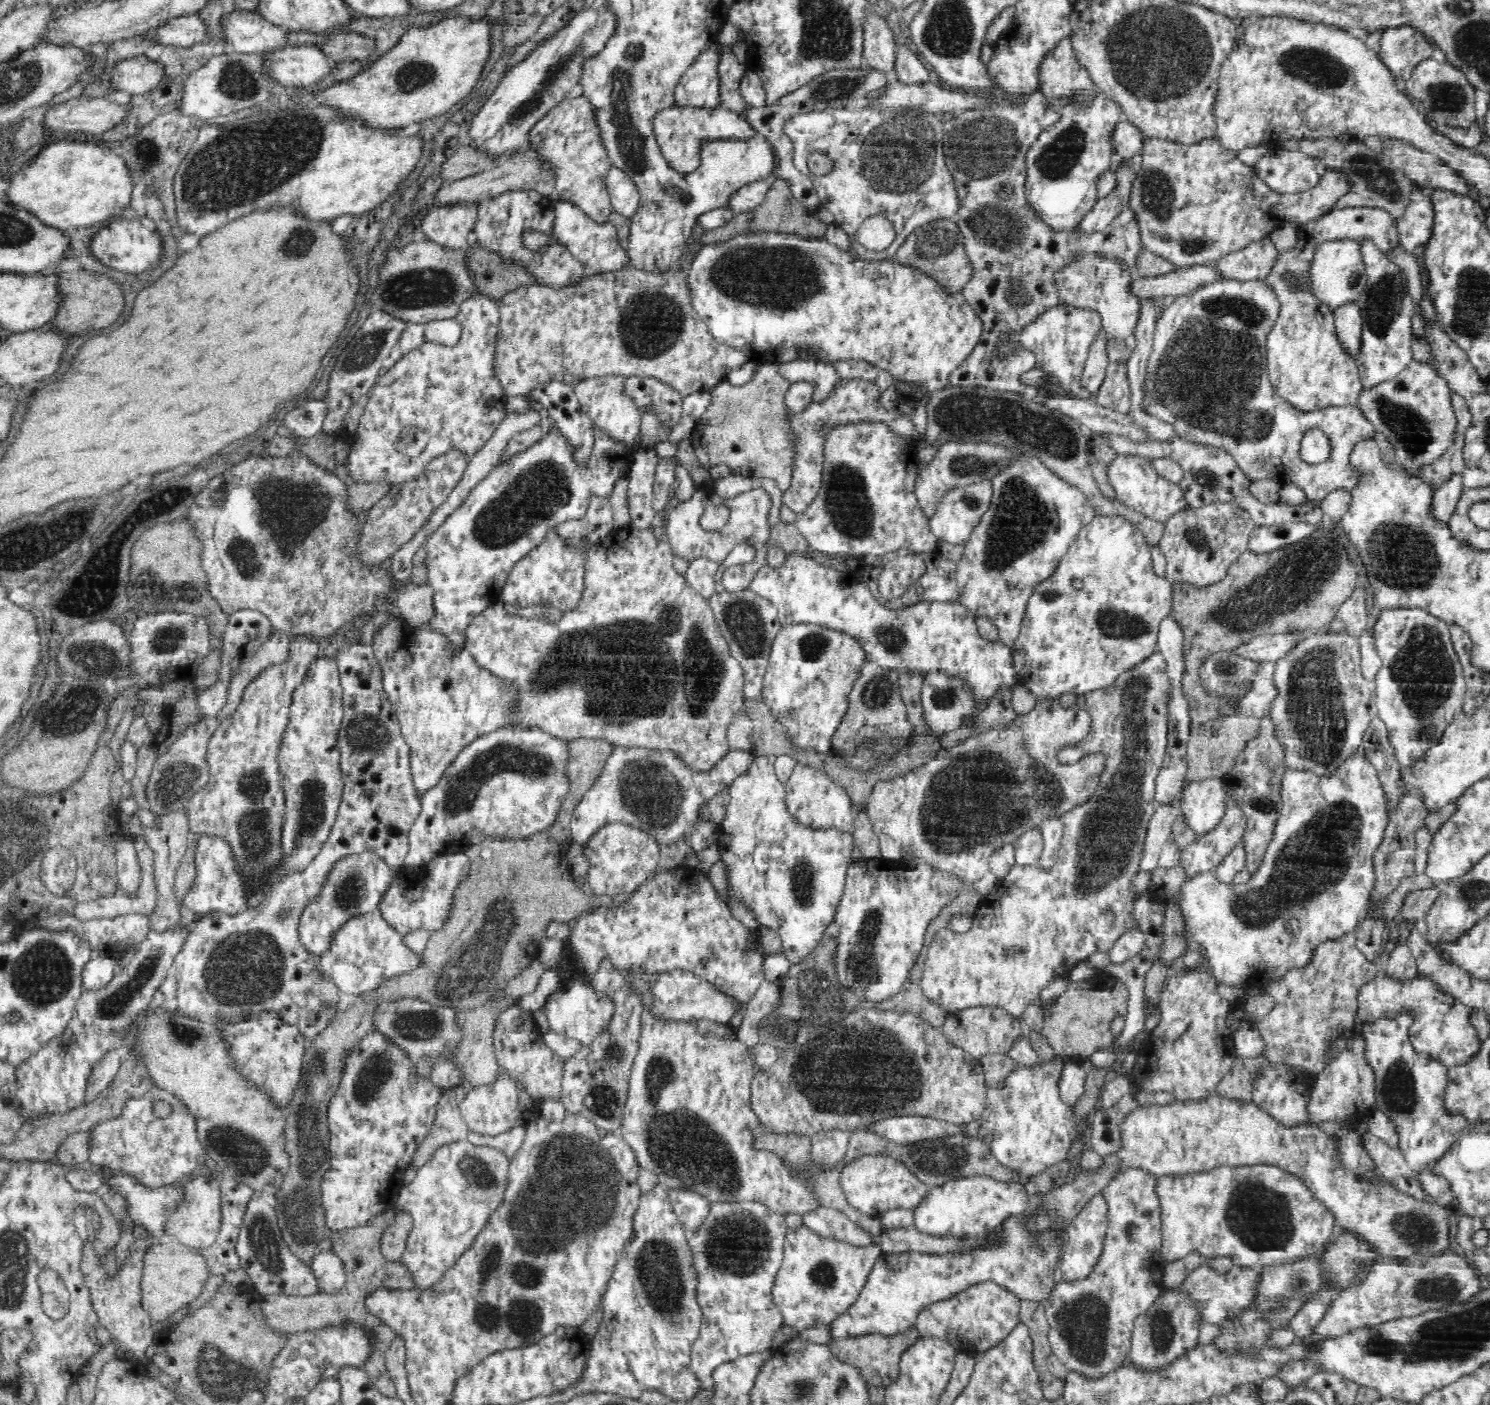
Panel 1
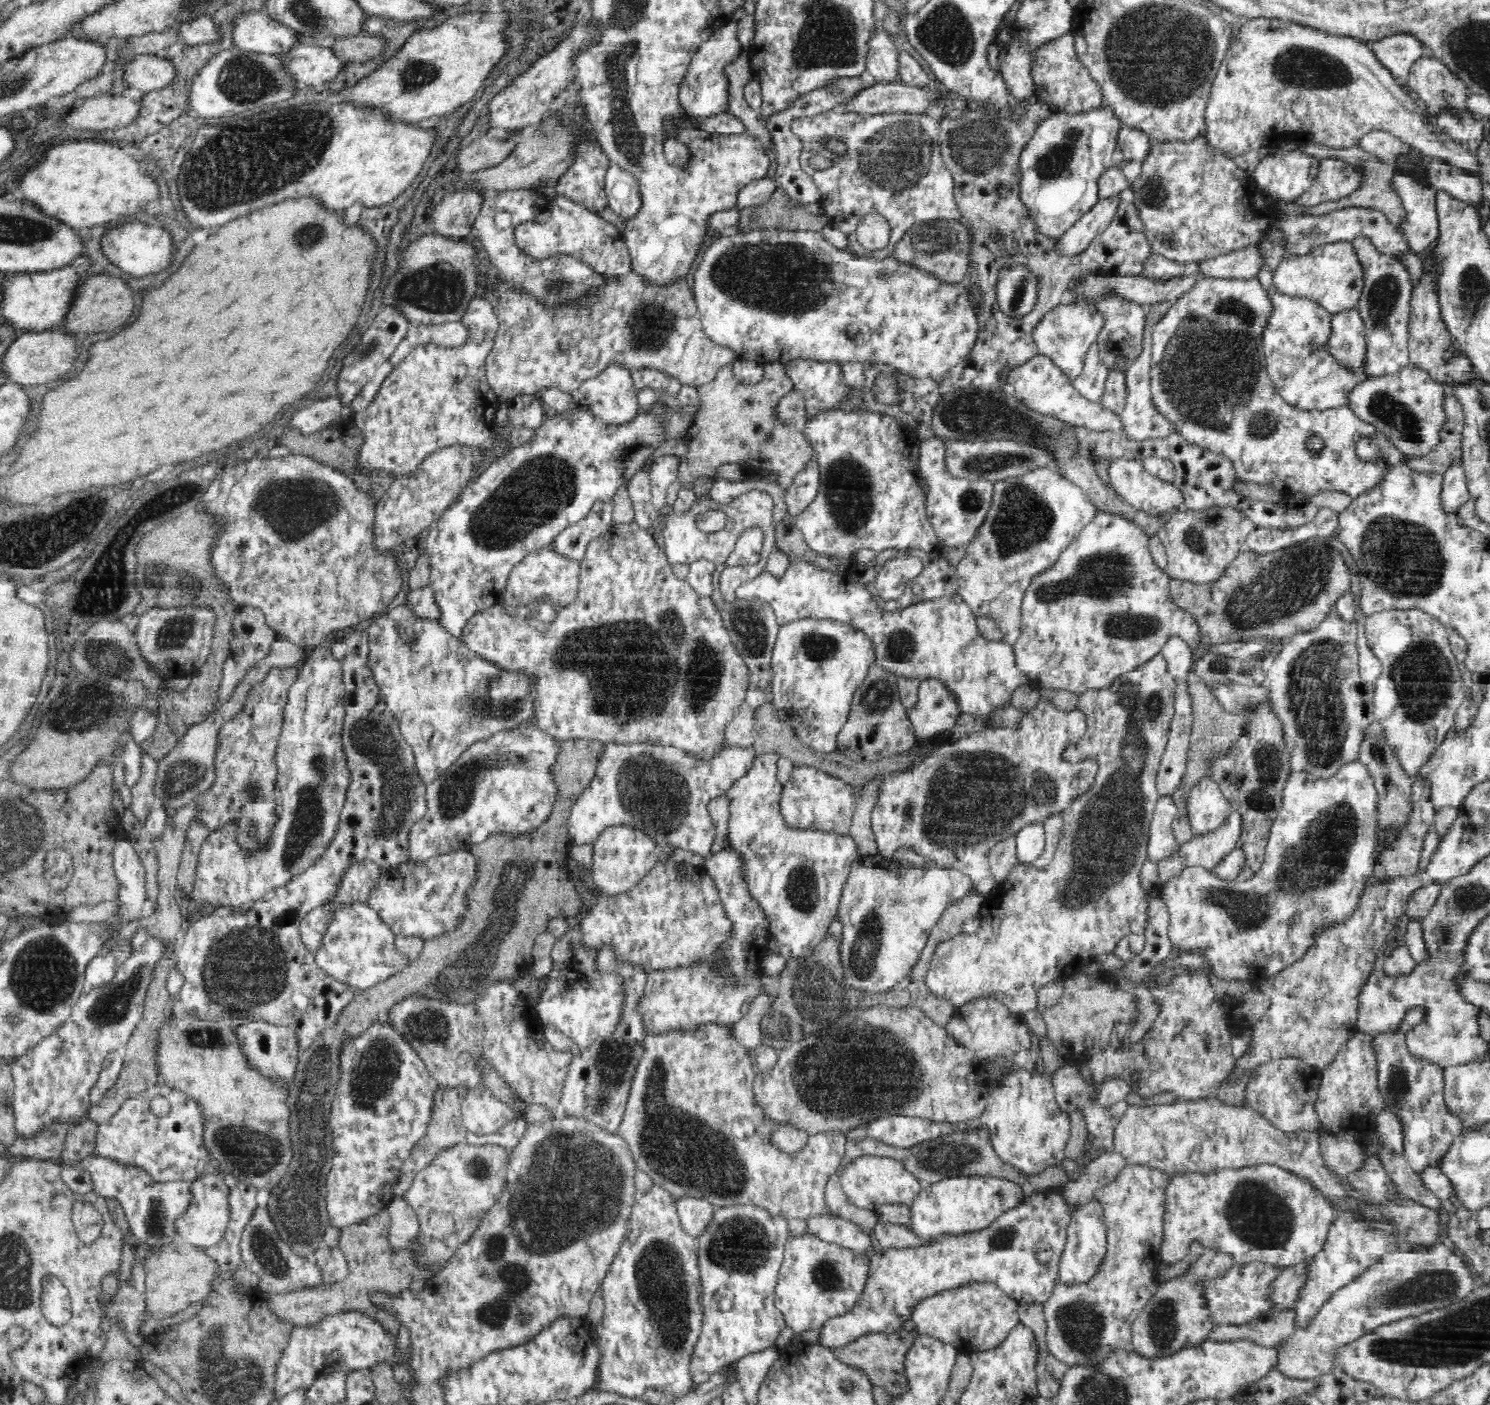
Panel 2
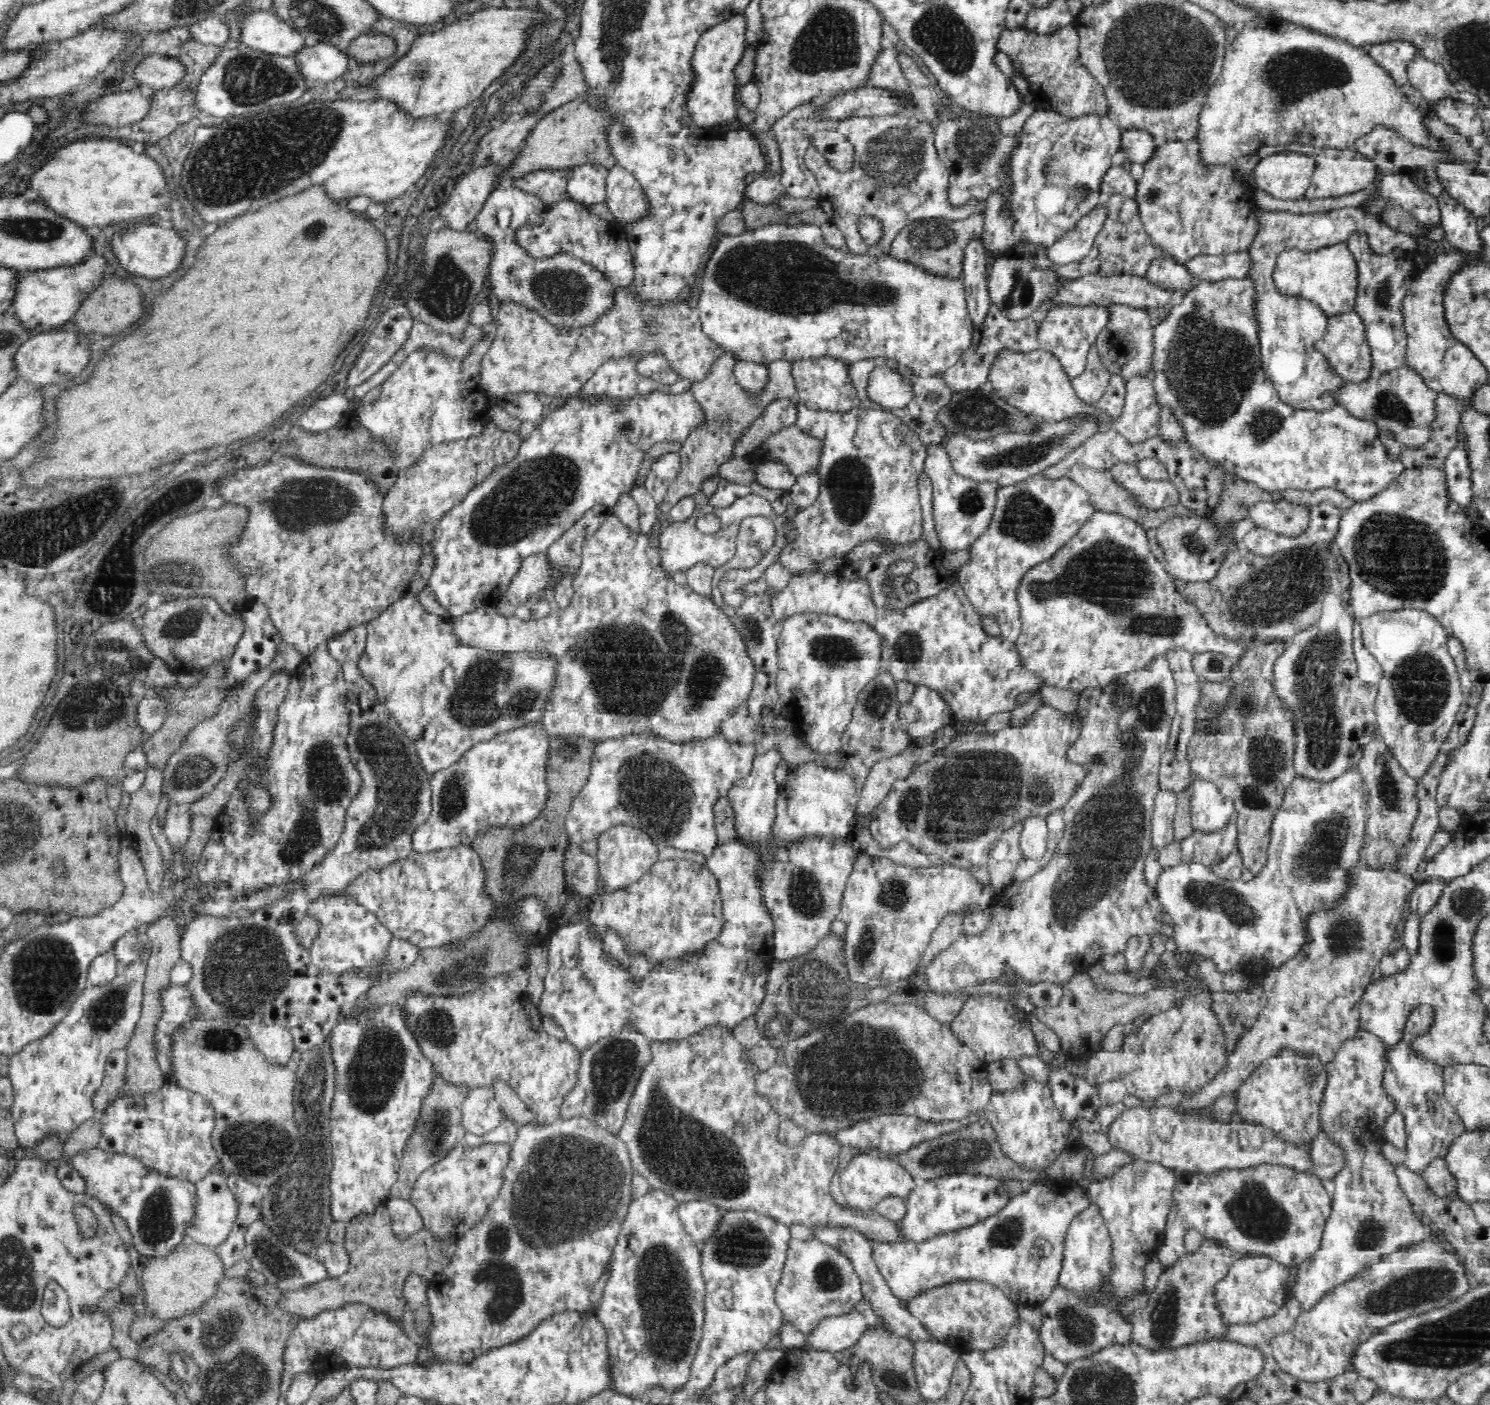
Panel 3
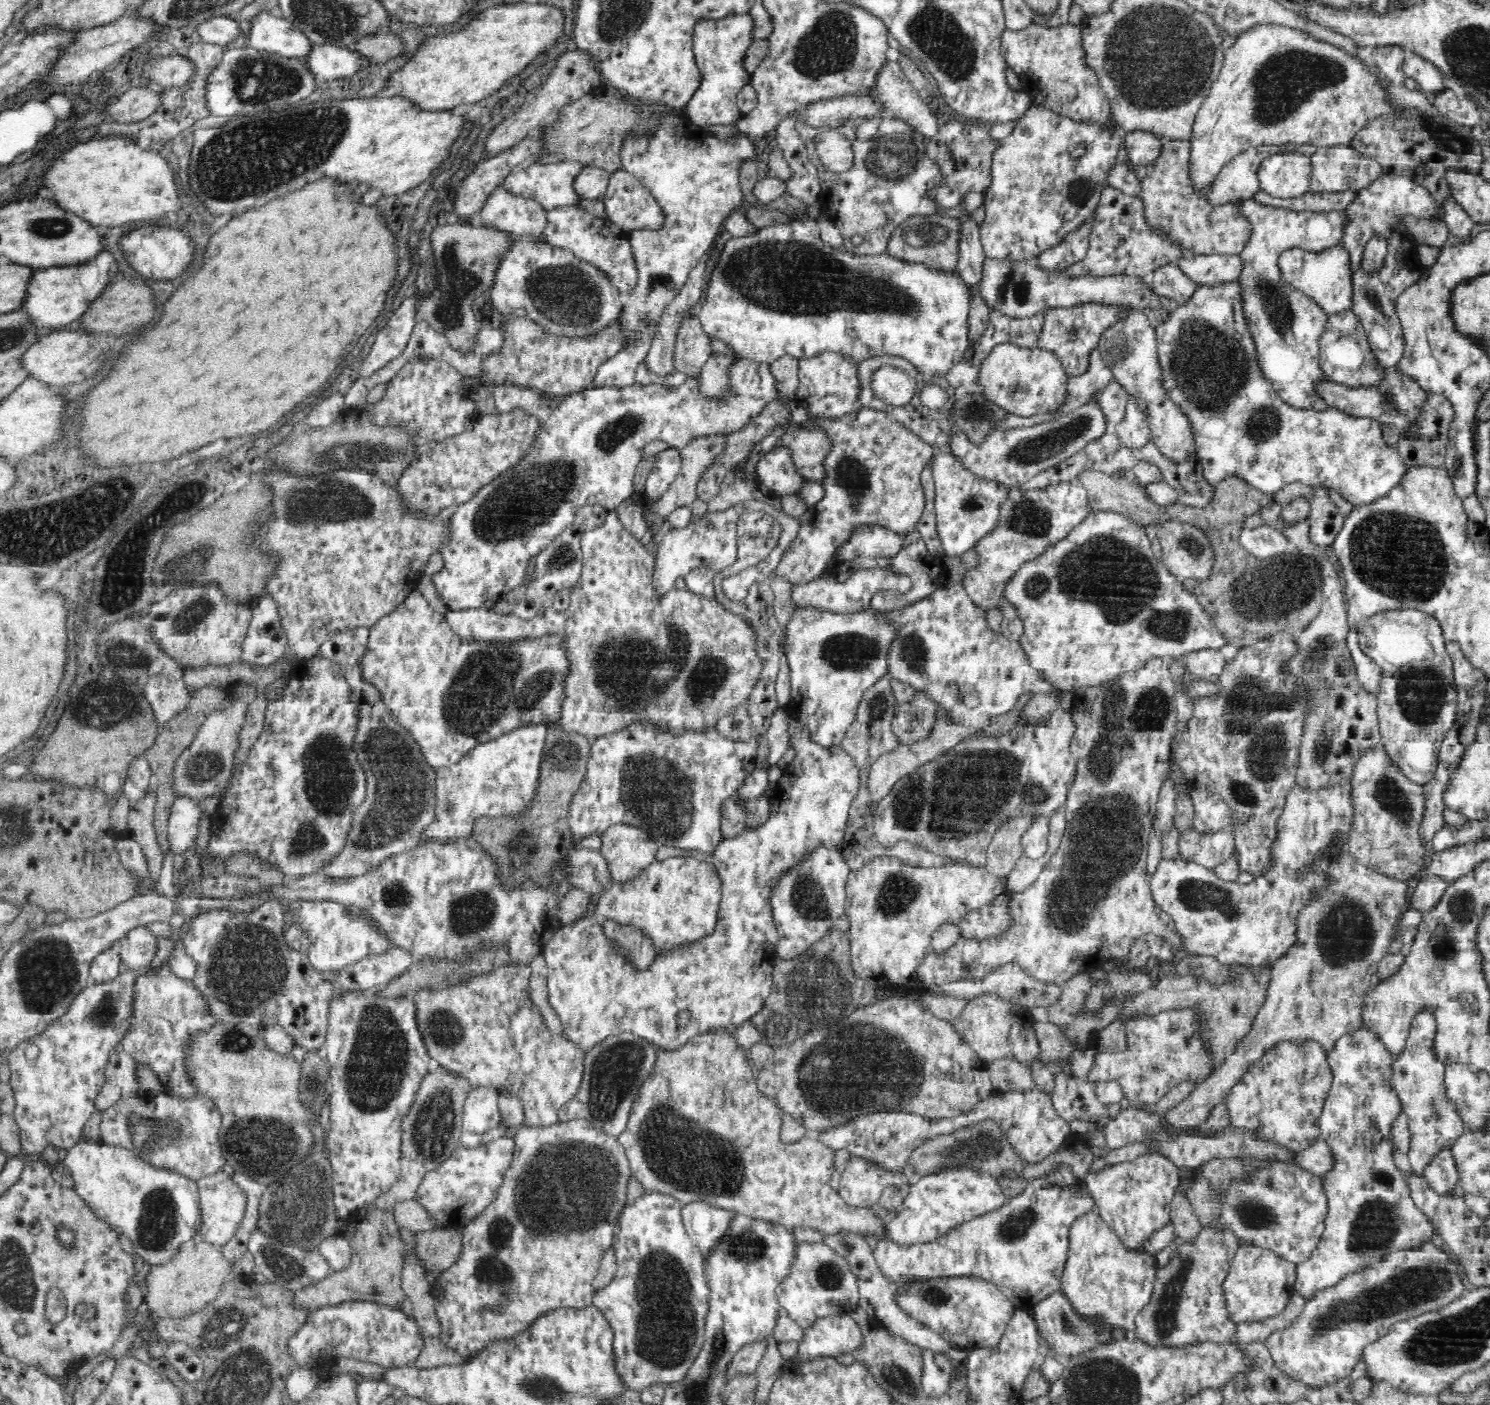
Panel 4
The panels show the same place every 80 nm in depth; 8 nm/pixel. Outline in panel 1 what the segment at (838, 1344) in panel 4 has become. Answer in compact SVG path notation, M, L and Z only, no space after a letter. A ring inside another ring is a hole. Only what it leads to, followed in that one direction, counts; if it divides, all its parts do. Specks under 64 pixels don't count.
M1023 1215L1006 1218L1004 1224L997 1229L996 1235L1002 1237L998 1248L978 1248L976 1252L946 1256L914 1251L898 1254L882 1252L858 1298L831 1323L831 1338L875 1333L888 1336L911 1331L924 1308L940 1300L950 1300L971 1285L984 1281L992 1281L1010 1289L1020 1300L1042 1301L1048 1298L1059 1278L1058 1244L1064 1244L1065 1240L1062 1236L1057 1236L1057 1232L1044 1232L1046 1238L1027 1236L1027 1231L1021 1226L1022 1217ZM1054 1233L1056 1236L1053 1236ZM1044 1245L1046 1248L1043 1248ZM1036 1250L1039 1250L1039 1254Z

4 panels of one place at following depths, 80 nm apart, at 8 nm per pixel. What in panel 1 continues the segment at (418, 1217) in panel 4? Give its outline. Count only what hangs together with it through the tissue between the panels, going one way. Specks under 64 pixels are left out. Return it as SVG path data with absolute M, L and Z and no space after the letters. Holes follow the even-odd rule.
M400 1212L391 1217L389 1227L380 1237L380 1252L388 1262L396 1263L400 1260L406 1246L407 1232L411 1228L409 1214Z

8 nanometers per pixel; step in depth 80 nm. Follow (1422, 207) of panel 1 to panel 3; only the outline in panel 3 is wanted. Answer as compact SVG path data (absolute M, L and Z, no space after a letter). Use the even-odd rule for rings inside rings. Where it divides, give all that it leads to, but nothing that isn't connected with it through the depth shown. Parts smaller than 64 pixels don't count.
M1384 174L1381 188L1377 191L1377 200L1362 208L1369 214L1381 216L1386 204L1398 204L1417 222L1417 226L1423 231L1415 237L1417 250L1425 250L1430 243L1430 239L1426 237L1427 230L1440 225L1441 213L1437 197L1430 196L1426 190L1419 188L1408 175Z

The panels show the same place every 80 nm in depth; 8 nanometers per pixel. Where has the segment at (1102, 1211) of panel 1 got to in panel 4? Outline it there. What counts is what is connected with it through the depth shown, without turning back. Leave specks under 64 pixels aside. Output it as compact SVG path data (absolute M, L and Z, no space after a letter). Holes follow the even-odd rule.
M1097 1207L1079 1216L1070 1225L1068 1233L1068 1250L1065 1270L1060 1278L1061 1290L1072 1301L1074 1308L1082 1315L1102 1316L1113 1325L1125 1328L1133 1333L1136 1315L1150 1302L1154 1292L1154 1282L1157 1278L1159 1265L1155 1255L1140 1250L1129 1252L1123 1248L1115 1232L1103 1221Z

